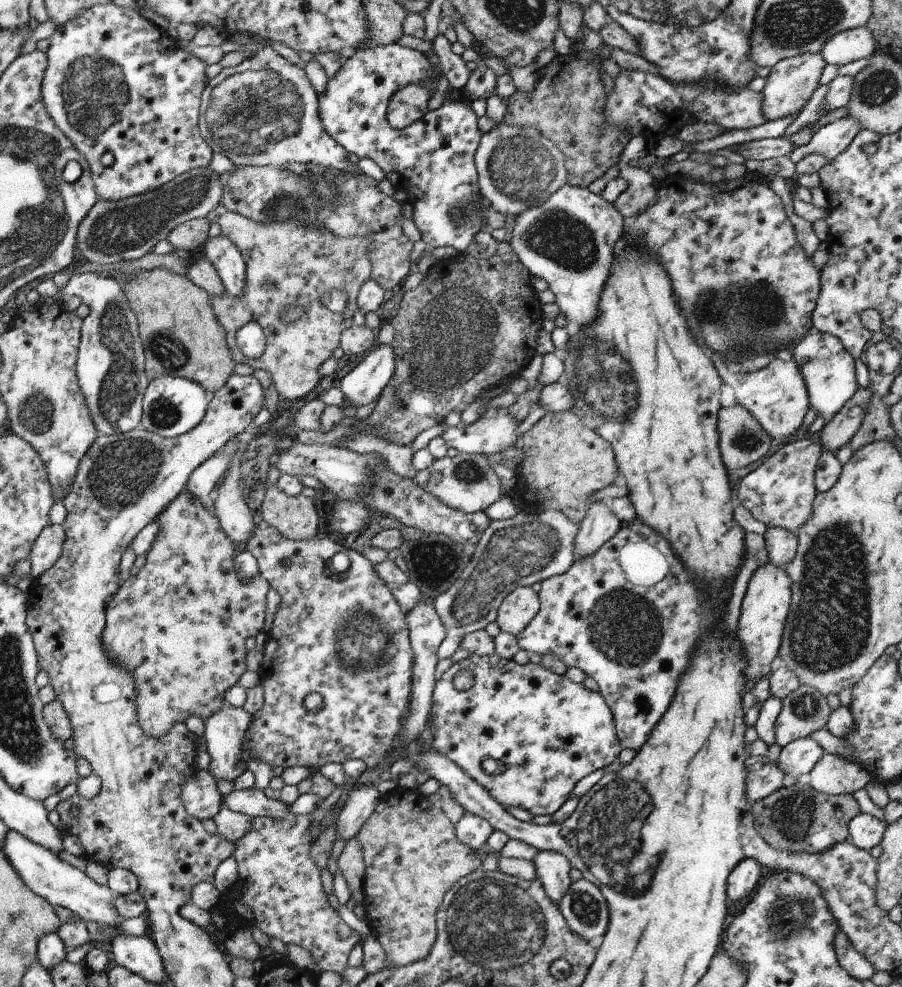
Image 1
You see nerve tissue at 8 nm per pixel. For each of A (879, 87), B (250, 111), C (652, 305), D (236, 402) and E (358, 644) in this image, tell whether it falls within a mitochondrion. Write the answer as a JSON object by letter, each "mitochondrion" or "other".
{"A":"mitochondrion","B":"mitochondrion","C":"other","D":"other","E":"mitochondrion"}

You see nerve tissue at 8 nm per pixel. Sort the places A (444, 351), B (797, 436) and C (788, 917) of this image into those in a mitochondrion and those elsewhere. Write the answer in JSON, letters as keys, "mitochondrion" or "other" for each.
{"A":"mitochondrion","B":"other","C":"mitochondrion"}

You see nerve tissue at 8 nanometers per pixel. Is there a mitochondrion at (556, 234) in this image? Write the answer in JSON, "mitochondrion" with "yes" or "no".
{"mitochondrion":"yes"}

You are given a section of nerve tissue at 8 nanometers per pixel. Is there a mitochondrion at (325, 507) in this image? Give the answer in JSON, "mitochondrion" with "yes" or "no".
{"mitochondrion":"no"}

